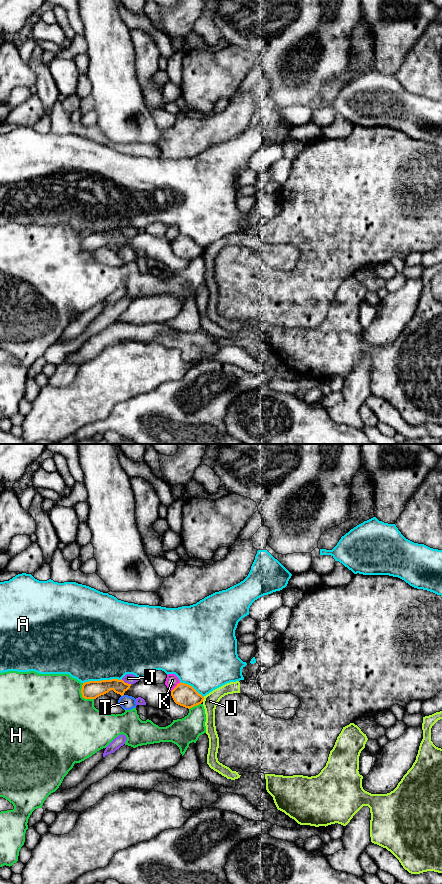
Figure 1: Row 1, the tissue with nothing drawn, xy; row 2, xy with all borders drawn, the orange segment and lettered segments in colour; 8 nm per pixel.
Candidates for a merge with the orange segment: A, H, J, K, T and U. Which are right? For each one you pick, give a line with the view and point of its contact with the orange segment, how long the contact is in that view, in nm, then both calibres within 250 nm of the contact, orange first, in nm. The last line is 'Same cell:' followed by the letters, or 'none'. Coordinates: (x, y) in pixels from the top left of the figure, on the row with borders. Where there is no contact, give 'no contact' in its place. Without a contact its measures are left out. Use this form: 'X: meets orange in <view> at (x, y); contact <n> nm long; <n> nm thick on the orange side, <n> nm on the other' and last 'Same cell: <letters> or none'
Same cell: none

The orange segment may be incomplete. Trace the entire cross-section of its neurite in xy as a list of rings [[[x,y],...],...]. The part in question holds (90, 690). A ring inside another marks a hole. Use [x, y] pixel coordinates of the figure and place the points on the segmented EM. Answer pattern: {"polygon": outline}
{"polygon": [[[122,679],[89,681],[83,683],[81,693],[82,697],[85,699],[96,699],[108,693],[110,690],[123,696],[130,686],[131,684],[125,683]]]}

